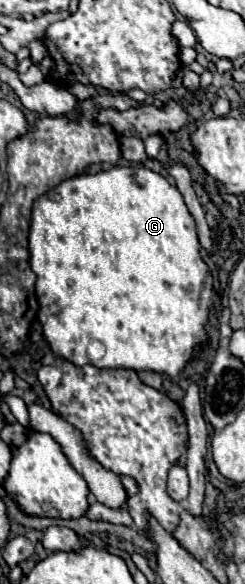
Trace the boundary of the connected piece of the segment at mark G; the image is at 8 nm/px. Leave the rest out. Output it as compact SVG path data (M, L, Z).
M113 166L110 170L104 170L98 174L80 174L80 176L68 178L66 182L46 192L42 198L38 198L38 202L34 202L28 240L30 240L30 266L32 266L32 272L36 274L36 294L42 300L42 308L38 316L42 322L42 332L50 348L54 350L54 354L78 366L84 366L84 364L92 364L97 368L122 366L122 368L132 368L136 372L154 370L168 376L178 376L178 372L194 356L196 344L206 342L204 324L208 320L212 298L214 298L212 274L208 266L202 262L198 252L200 244L196 236L194 218L188 212L178 188L172 186L162 174L152 172L144 166Z

